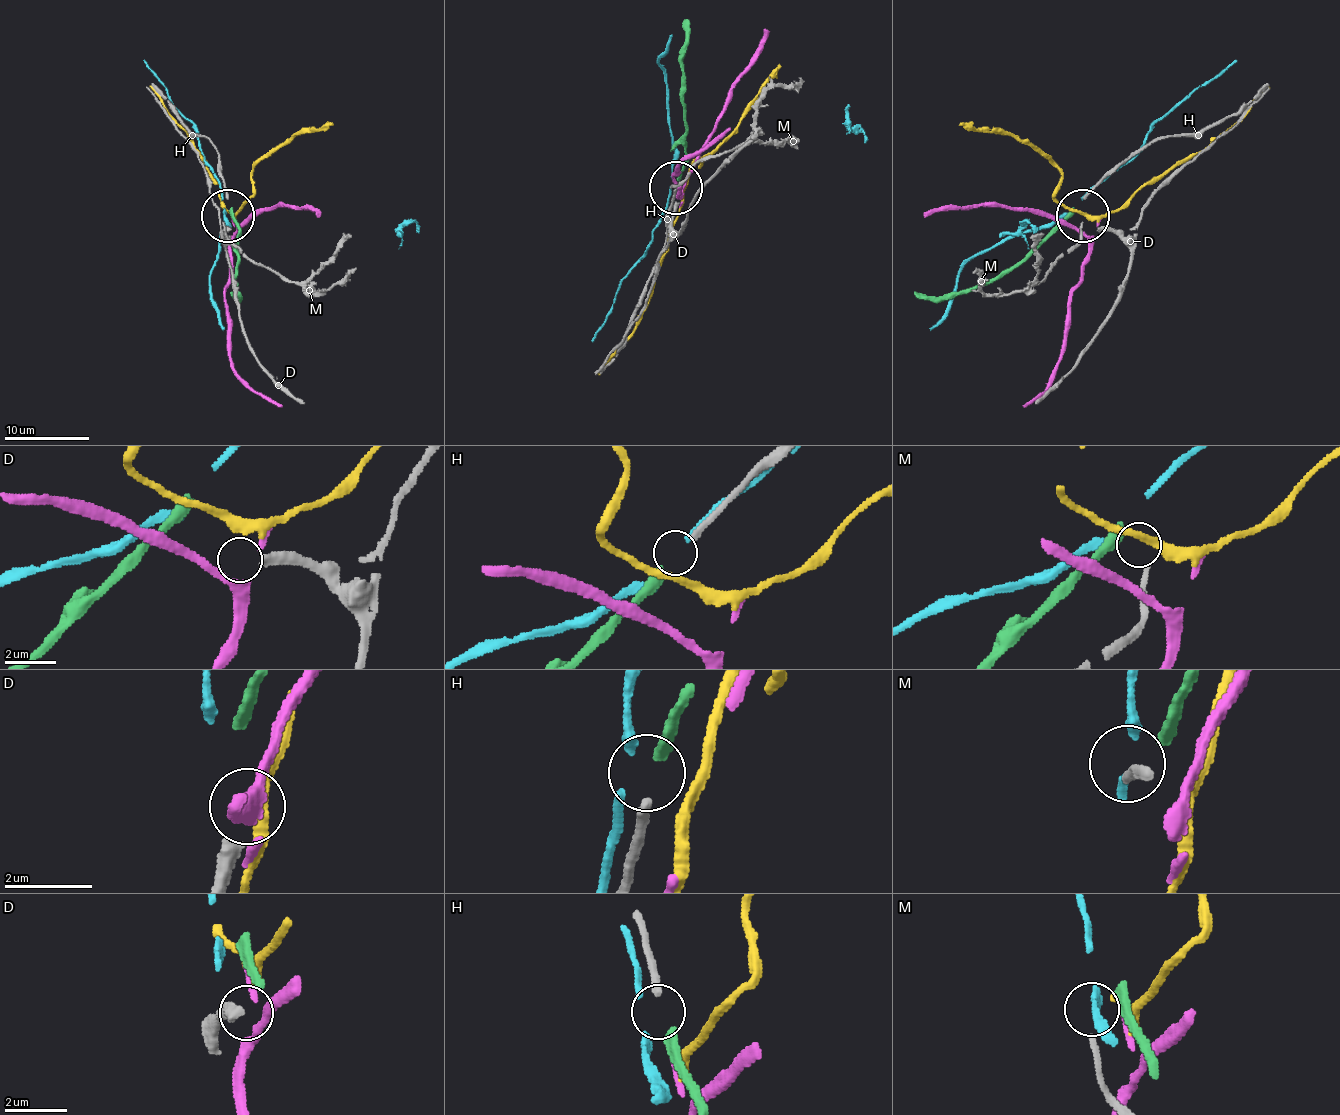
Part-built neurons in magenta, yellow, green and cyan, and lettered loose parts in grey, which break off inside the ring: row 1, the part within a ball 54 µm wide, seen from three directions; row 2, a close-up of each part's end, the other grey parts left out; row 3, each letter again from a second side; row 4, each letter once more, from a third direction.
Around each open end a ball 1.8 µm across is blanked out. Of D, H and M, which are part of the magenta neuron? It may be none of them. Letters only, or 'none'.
none

